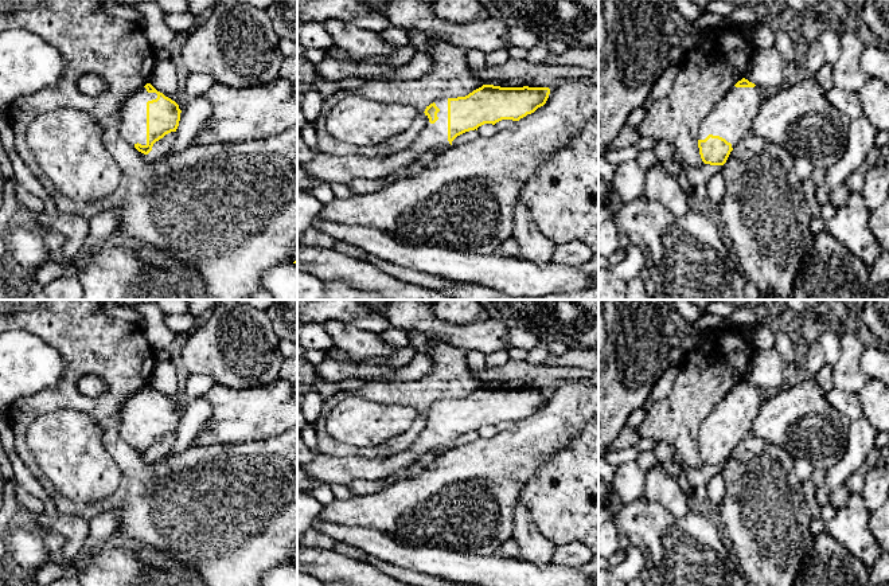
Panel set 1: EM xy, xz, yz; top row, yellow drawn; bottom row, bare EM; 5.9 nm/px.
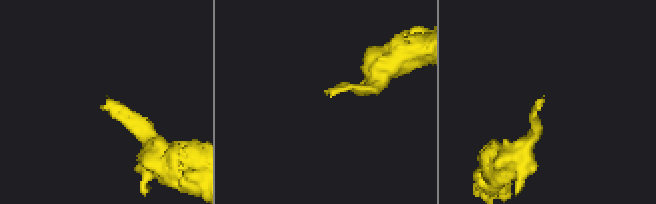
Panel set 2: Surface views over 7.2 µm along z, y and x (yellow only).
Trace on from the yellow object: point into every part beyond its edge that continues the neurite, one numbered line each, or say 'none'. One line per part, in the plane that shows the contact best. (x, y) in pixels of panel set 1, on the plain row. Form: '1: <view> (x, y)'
1: xy (132, 426)

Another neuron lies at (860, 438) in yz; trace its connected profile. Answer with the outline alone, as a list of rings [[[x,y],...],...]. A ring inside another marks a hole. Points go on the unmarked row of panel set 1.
[[[863,417],[850,421],[846,433],[846,450],[839,462],[826,472],[826,483],[830,493],[846,484],[846,480],[861,468],[870,452],[876,448],[877,430]]]

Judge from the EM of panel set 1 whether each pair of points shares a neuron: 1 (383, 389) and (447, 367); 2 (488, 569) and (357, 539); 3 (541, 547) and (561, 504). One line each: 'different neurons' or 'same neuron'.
1: same neuron
2: same neuron
3: different neurons

